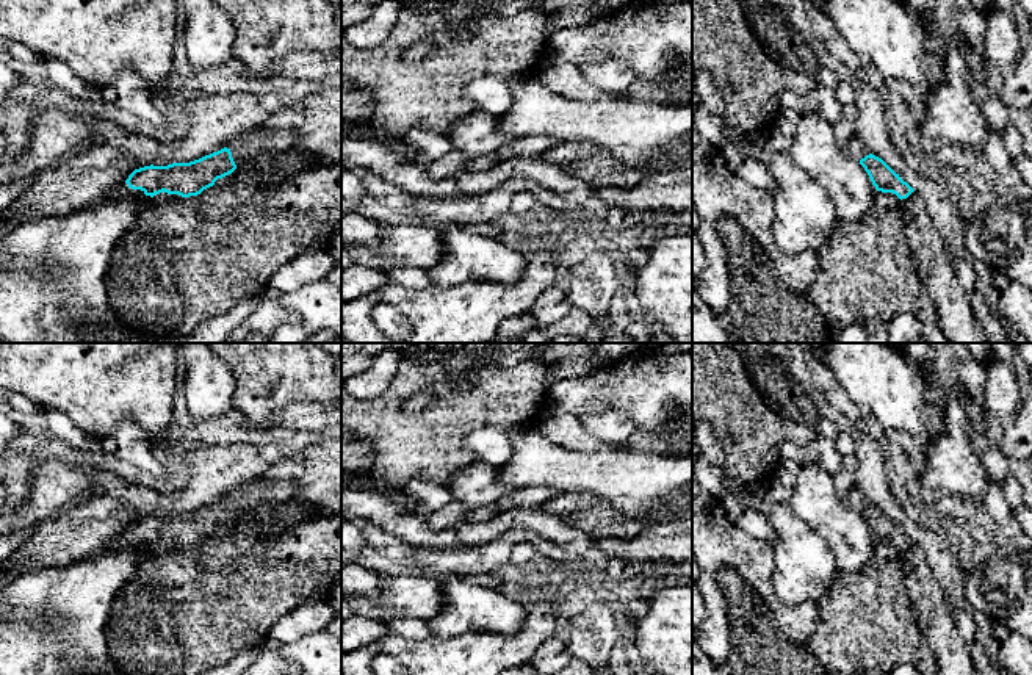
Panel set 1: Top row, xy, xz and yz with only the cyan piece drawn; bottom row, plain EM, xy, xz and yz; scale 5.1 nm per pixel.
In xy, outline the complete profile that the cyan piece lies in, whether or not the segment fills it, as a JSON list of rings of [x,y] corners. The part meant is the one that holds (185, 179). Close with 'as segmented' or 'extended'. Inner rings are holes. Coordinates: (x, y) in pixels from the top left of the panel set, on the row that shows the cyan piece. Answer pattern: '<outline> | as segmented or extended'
[[[262,125],[255,127],[230,141],[224,149],[199,160],[135,169],[103,199],[139,199],[146,194],[155,202],[161,202],[168,197],[197,196],[213,188],[218,179],[232,174],[238,163],[247,163],[265,152],[290,150],[294,135],[296,132],[291,128],[265,130]]] | extended

